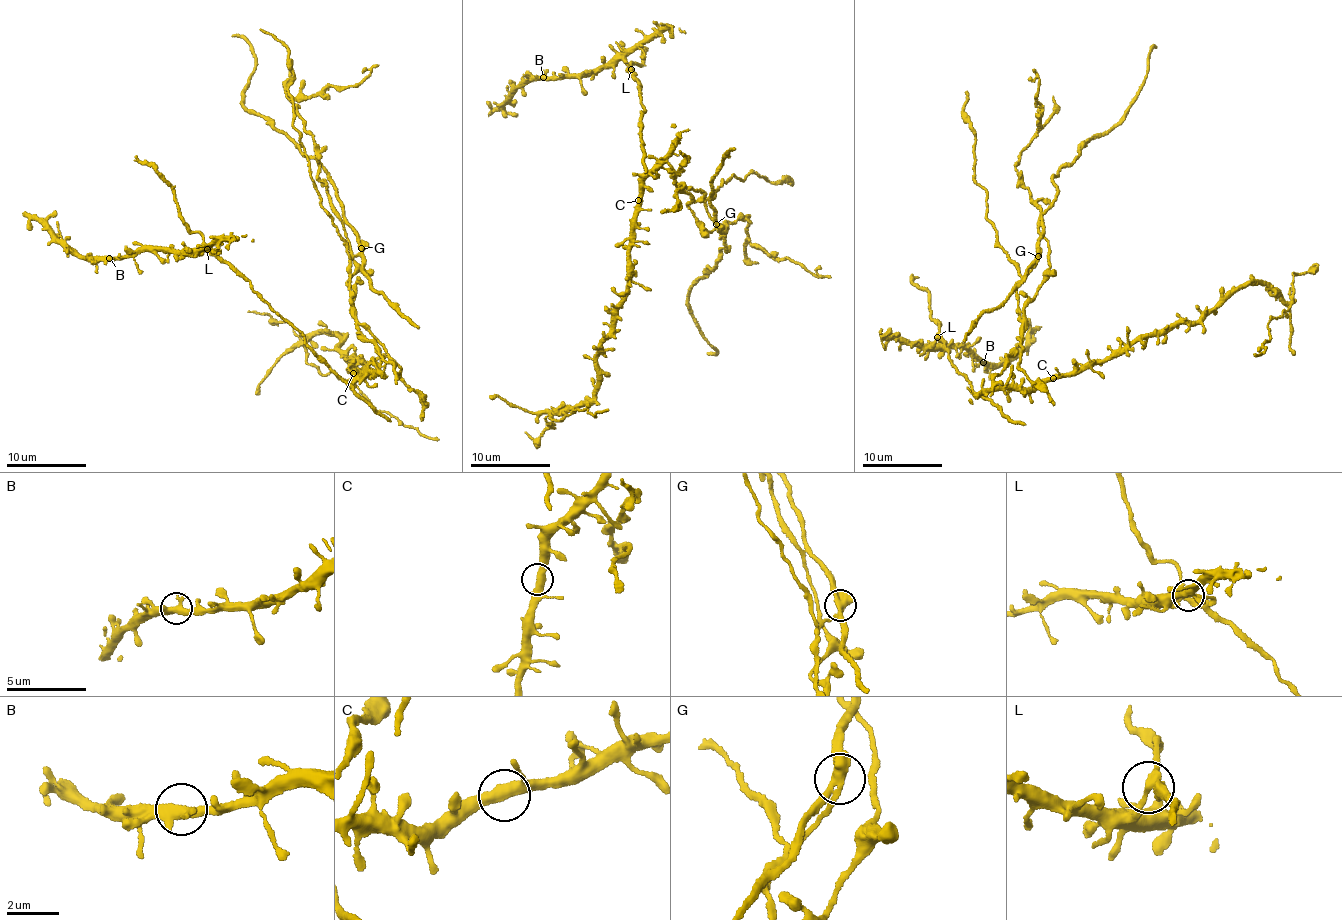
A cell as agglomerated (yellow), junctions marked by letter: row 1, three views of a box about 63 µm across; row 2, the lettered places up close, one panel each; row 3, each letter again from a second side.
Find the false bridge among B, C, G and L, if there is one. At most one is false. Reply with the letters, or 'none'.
G

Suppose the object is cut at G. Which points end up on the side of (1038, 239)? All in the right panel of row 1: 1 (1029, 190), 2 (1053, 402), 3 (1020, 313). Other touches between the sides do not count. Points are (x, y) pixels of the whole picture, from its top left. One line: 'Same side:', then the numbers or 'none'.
Same side: none

